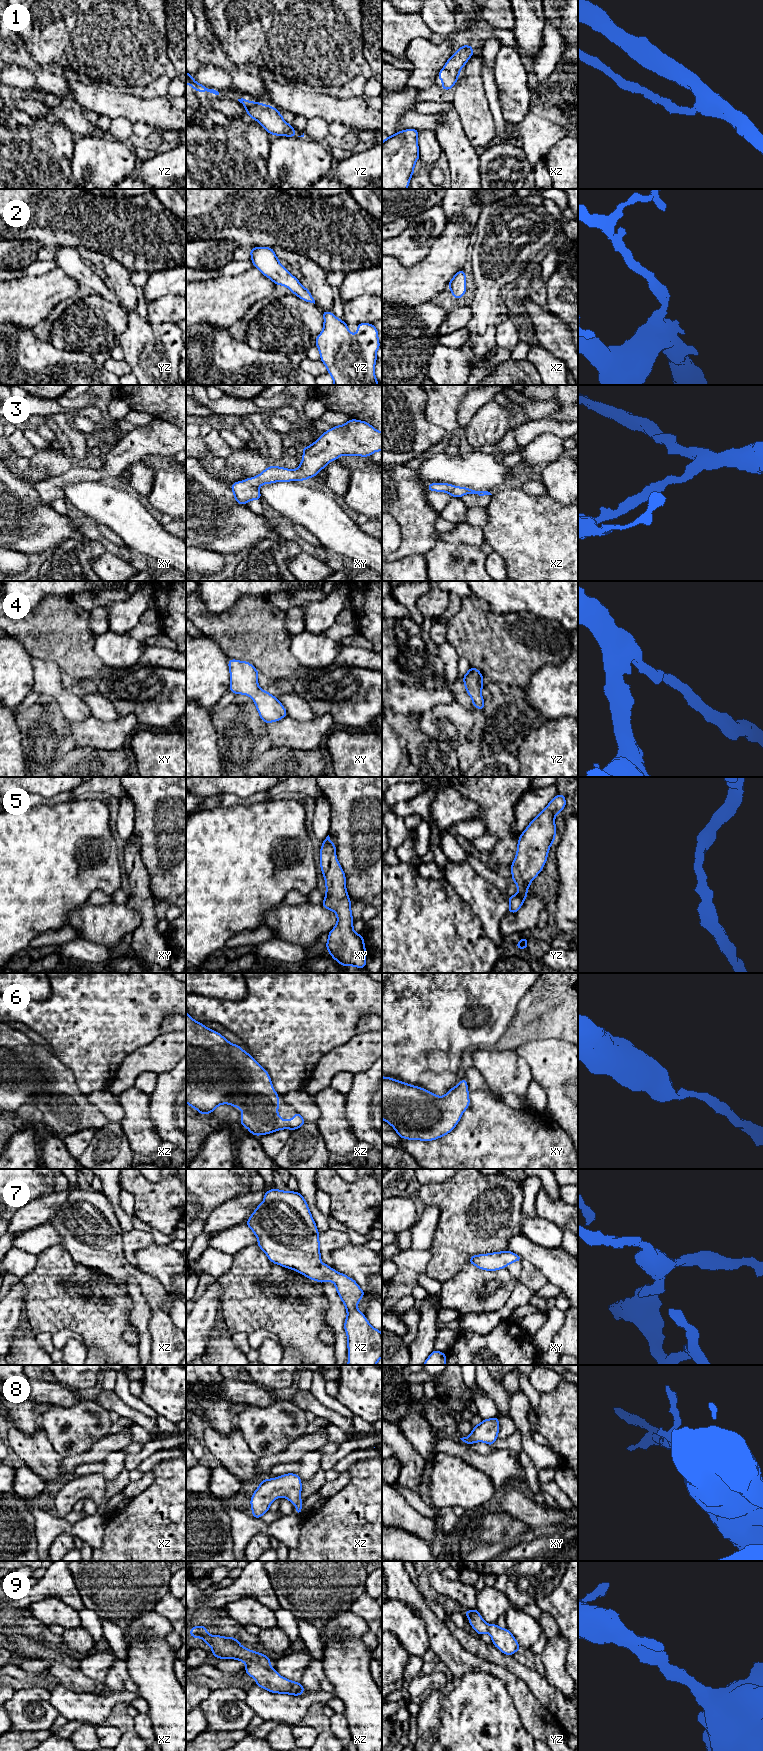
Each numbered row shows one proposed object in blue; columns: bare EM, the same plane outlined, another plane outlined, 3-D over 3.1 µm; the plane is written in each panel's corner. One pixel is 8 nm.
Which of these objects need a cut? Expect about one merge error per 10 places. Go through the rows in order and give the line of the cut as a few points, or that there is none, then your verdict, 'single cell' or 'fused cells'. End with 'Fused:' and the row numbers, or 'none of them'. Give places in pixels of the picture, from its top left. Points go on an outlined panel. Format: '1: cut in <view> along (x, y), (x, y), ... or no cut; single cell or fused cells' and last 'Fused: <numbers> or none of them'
1: no cut; single cell
2: no cut; single cell
3: no cut; single cell
4: no cut; single cell
5: no cut; single cell
6: no cut; single cell
7: no cut; single cell
8: no cut; single cell
9: no cut; single cell
Fused: none of them

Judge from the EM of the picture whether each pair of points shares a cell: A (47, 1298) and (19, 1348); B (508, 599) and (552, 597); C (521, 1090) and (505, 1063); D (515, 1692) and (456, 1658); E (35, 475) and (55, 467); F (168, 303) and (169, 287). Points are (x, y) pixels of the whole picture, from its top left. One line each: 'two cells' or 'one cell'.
A: two cells
B: one cell
C: one cell
D: one cell
E: two cells
F: two cells

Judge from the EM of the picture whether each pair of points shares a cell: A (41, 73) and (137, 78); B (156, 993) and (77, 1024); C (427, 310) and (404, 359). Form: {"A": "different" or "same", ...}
{"A": "different", "B": "same", "C": "same"}

